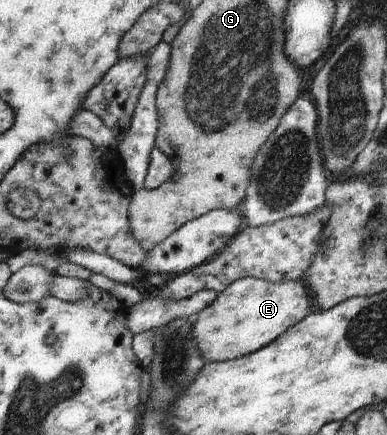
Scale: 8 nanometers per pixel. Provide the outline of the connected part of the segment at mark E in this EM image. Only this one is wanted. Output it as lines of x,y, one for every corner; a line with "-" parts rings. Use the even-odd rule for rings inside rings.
252,277
237,279
217,294
213,303
209,303
205,309
199,311
197,320
194,319
195,321
191,323
191,337
199,349
199,355
206,362
224,362
249,355
269,345
279,335
285,333
287,329
311,313
313,299
309,298
309,293
304,285
305,282
302,280
269,283
269,281
253,279

